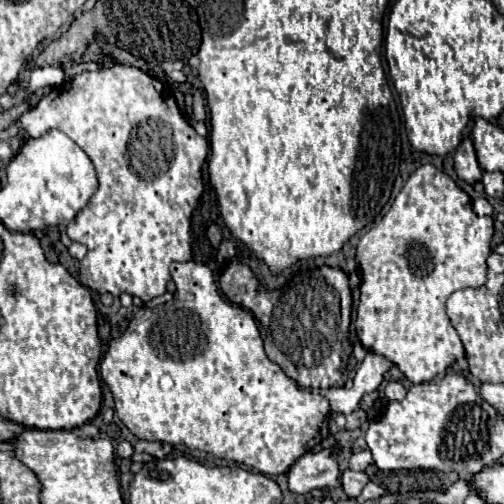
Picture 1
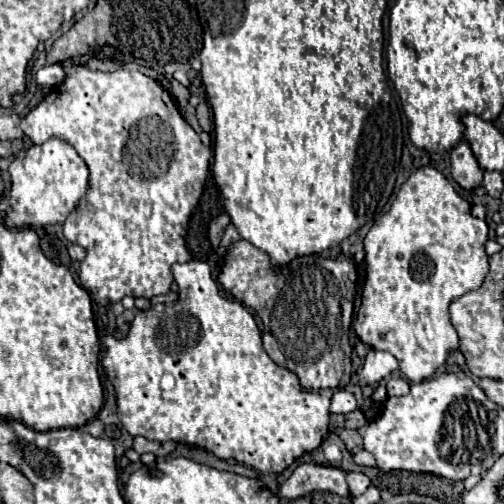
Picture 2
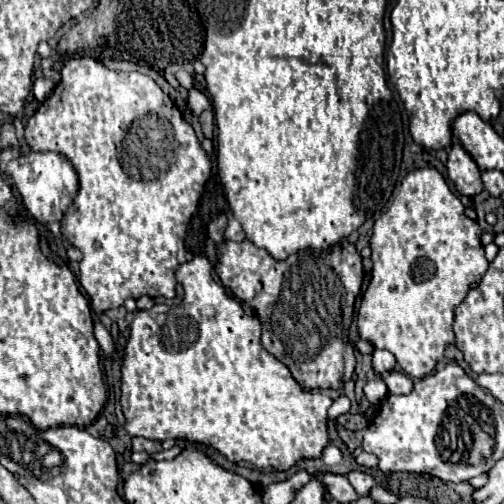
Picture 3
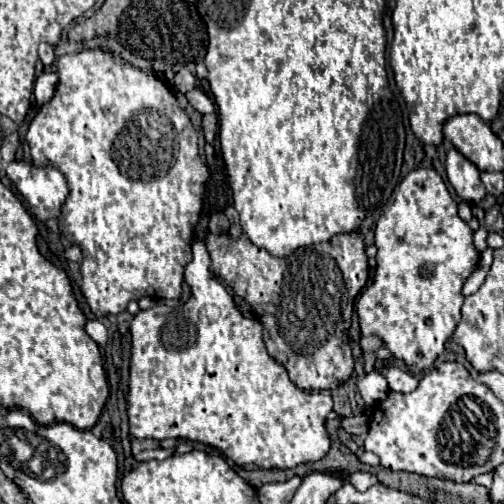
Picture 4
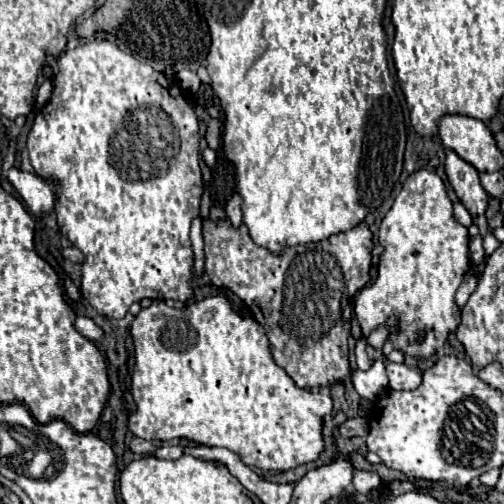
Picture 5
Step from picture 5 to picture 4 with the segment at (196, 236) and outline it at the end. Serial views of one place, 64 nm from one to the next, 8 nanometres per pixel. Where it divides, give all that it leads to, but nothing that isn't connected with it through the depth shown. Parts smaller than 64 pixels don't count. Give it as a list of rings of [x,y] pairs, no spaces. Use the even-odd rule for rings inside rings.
[[[200,238],[192,242],[192,254],[194,260],[184,272],[192,288],[190,300],[176,310],[156,302],[152,308],[140,310],[130,322],[132,360],[126,398],[130,434],[134,438],[186,438],[202,442],[226,452],[236,466],[256,464],[262,470],[286,470],[324,458],[330,448],[324,420],[332,410],[332,398],[322,392],[298,388],[288,378],[286,368],[268,356],[262,340],[262,324],[256,318],[244,318],[226,288],[210,276],[210,256]]]

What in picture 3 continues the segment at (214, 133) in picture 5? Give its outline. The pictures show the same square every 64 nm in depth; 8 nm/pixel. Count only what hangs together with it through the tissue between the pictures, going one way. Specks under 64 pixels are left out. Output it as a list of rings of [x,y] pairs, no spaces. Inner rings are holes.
[[[204,110],[204,112],[198,116],[198,120],[200,120],[200,124],[202,124],[204,136],[212,140],[212,136],[214,136],[214,112],[212,112],[212,110]]]

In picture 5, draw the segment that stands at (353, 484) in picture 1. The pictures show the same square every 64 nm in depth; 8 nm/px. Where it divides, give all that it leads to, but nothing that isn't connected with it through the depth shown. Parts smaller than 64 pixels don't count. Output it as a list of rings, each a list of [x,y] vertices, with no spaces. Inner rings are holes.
[[[358,470],[358,472],[354,474],[354,480],[352,480],[352,484],[354,484],[356,492],[360,492],[360,494],[370,494],[372,490],[380,488],[382,480],[380,480],[380,476],[378,476],[376,472],[366,472],[366,470]]]

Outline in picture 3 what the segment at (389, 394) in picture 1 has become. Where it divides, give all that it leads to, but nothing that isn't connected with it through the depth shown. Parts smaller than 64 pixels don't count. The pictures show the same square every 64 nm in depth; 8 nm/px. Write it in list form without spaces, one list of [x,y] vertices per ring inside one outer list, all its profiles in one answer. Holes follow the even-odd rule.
[[[390,370],[390,392],[392,394],[408,394],[414,388],[414,380],[402,372]]]

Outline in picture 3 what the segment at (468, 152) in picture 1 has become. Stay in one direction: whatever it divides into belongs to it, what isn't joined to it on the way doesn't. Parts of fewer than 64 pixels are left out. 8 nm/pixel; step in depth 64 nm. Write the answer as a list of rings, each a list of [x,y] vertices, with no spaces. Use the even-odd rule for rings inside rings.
[[[460,144],[452,146],[452,150],[448,154],[446,170],[448,170],[450,182],[462,196],[472,198],[484,190],[482,180],[480,180],[480,168],[476,166],[476,162],[470,158],[470,154]]]

